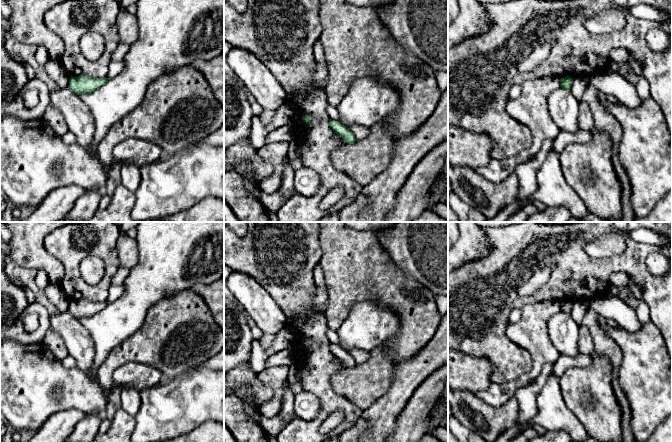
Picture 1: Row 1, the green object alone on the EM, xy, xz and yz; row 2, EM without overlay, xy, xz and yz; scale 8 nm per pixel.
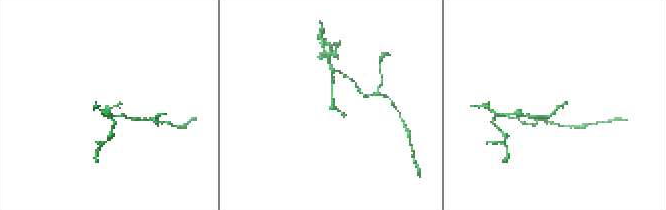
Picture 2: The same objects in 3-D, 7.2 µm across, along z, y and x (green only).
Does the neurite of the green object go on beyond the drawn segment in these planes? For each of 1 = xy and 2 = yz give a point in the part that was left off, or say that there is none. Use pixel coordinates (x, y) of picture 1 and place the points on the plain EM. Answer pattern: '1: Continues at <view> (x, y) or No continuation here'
1: No continuation here
2: No continuation here

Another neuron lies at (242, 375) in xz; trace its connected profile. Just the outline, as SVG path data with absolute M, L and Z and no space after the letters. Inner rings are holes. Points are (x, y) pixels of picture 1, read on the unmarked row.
M249 362L242 363L224 374L224 393L236 395L257 411L260 411L261 406L273 397L273 390L258 378ZM245 385L251 387L252 396L243 390Z

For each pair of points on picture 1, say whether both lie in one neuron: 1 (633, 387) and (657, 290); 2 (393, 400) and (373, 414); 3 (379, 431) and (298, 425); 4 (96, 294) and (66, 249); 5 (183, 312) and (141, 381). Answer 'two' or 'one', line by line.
1: two
2: one
3: two
4: one
5: two

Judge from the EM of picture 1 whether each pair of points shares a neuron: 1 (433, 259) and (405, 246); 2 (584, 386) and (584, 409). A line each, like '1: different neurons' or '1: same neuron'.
1: same neuron
2: same neuron

